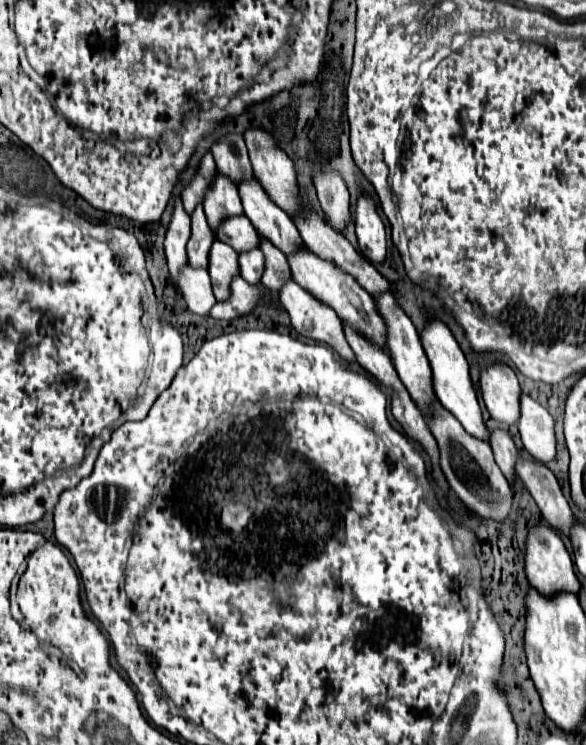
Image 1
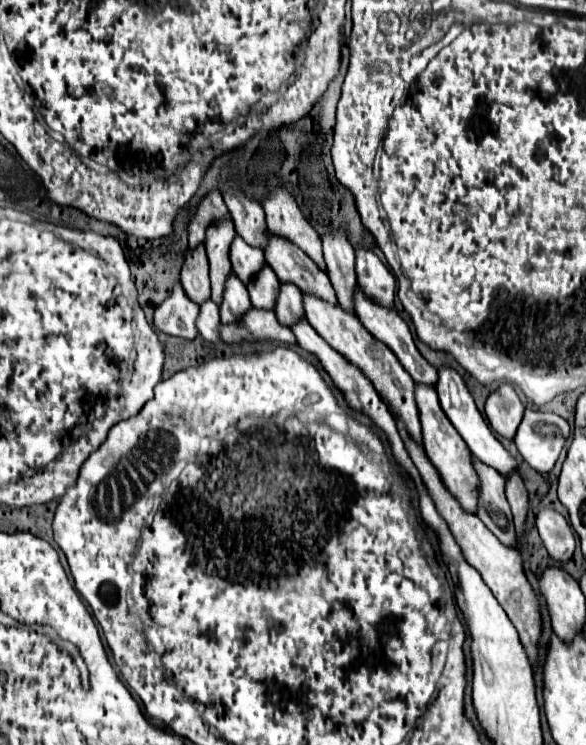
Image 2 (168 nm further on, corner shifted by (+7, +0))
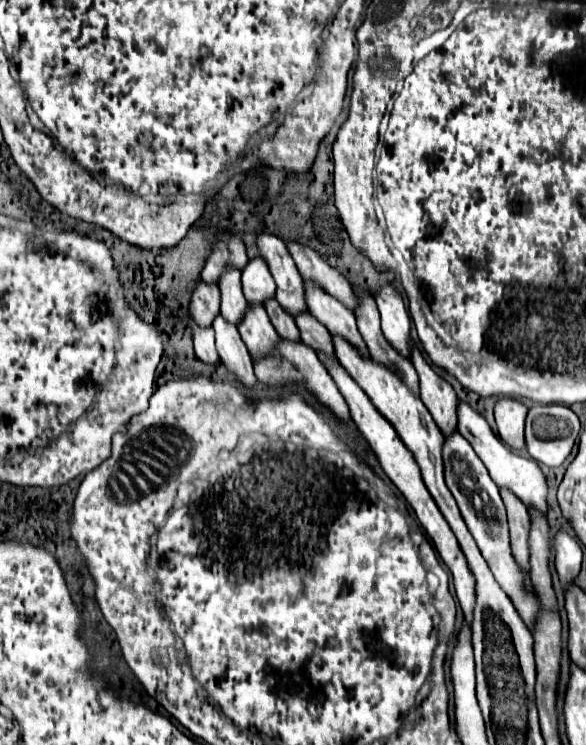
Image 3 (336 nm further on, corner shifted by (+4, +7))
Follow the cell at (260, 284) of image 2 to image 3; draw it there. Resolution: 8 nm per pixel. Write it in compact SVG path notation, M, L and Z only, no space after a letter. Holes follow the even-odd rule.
M266 301L264 307L266 307L268 317L270 317L274 329L278 331L278 335L280 335L282 339L288 339L288 341L298 343L298 341L300 341L300 331L298 331L298 327L296 327L294 319L278 305L278 301Z

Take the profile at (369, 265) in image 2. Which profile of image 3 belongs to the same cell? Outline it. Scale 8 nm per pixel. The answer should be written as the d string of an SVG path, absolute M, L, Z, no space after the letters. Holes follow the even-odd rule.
M384 285L376 291L376 303L378 303L378 311L382 317L382 331L384 337L388 339L388 343L392 343L392 347L402 355L402 357L410 357L410 317L408 311L398 295L398 291L392 285Z

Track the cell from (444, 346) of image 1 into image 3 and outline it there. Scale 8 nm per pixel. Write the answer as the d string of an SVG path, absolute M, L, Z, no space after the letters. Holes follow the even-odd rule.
M460 401L460 407L458 407L458 431L472 445L472 449L476 451L480 461L486 465L486 469L488 469L492 481L498 485L498 489L512 491L528 509L532 507L546 517L548 485L546 485L546 477L544 477L542 469L538 467L538 463L534 459L524 459L514 449L510 449L500 437L496 437L492 433L486 419L476 415L476 411L472 411L472 407L468 407L468 403L462 403L462 401Z

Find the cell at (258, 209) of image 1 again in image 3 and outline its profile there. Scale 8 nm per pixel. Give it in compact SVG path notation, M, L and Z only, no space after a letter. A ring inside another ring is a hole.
M304 281L304 287L306 287L306 295L308 295L308 309L330 331L330 335L346 339L348 343L358 347L362 355L368 355L368 347L356 327L354 313L348 311L346 307L342 307L340 301L326 295L320 287L316 287L308 281Z

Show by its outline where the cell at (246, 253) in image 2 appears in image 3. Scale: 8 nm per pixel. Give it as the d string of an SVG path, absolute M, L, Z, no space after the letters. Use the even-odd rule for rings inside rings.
M252 259L242 271L244 297L250 305L264 305L268 299L276 297L276 283L268 271L264 259Z

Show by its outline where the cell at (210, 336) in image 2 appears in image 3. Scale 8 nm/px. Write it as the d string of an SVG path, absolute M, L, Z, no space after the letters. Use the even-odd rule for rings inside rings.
M220 315L214 321L214 331L216 331L216 349L220 353L220 359L224 367L234 373L236 381L246 387L246 389L256 389L258 379L254 375L254 365L252 357L248 355L248 349L244 347L244 341L240 339L240 333L236 327L226 323Z

